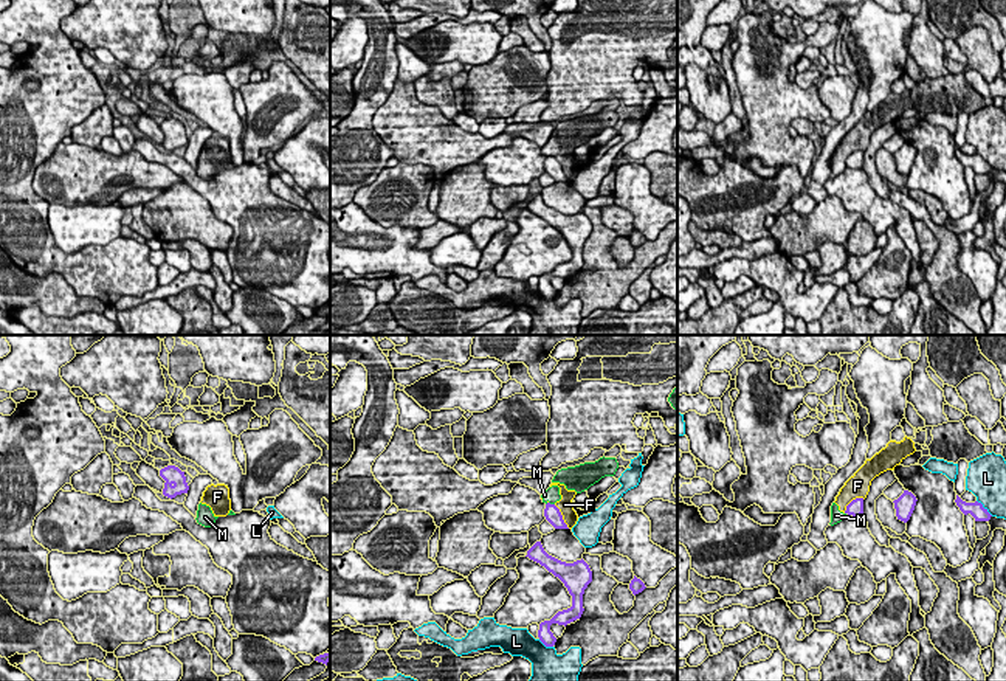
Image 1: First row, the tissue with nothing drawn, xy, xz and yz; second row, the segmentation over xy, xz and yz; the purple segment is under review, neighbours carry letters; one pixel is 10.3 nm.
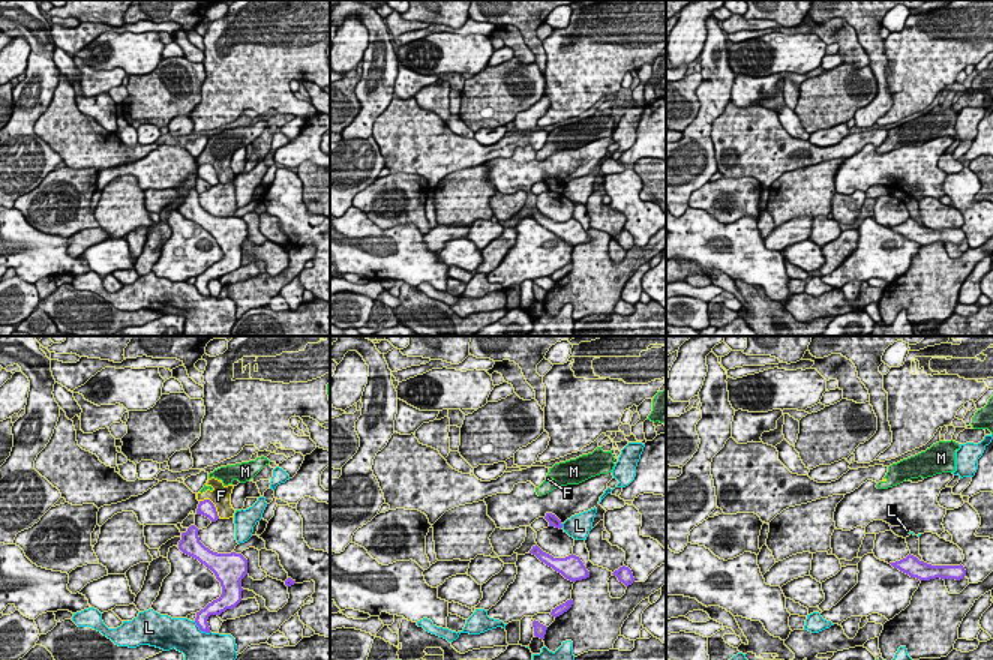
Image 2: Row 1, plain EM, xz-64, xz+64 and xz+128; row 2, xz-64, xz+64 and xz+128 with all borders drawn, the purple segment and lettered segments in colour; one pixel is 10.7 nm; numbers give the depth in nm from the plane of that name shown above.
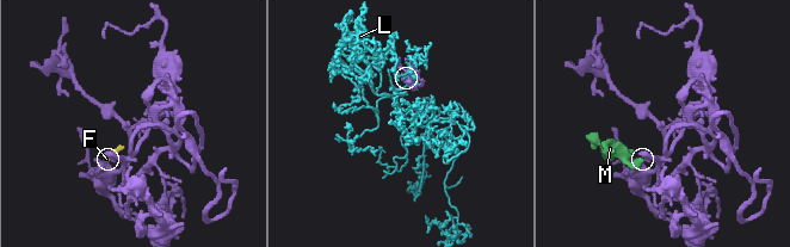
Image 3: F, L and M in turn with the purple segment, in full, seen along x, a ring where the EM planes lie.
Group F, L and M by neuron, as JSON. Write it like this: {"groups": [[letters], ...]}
{"groups": [["F", "M"], ["L"]]}

